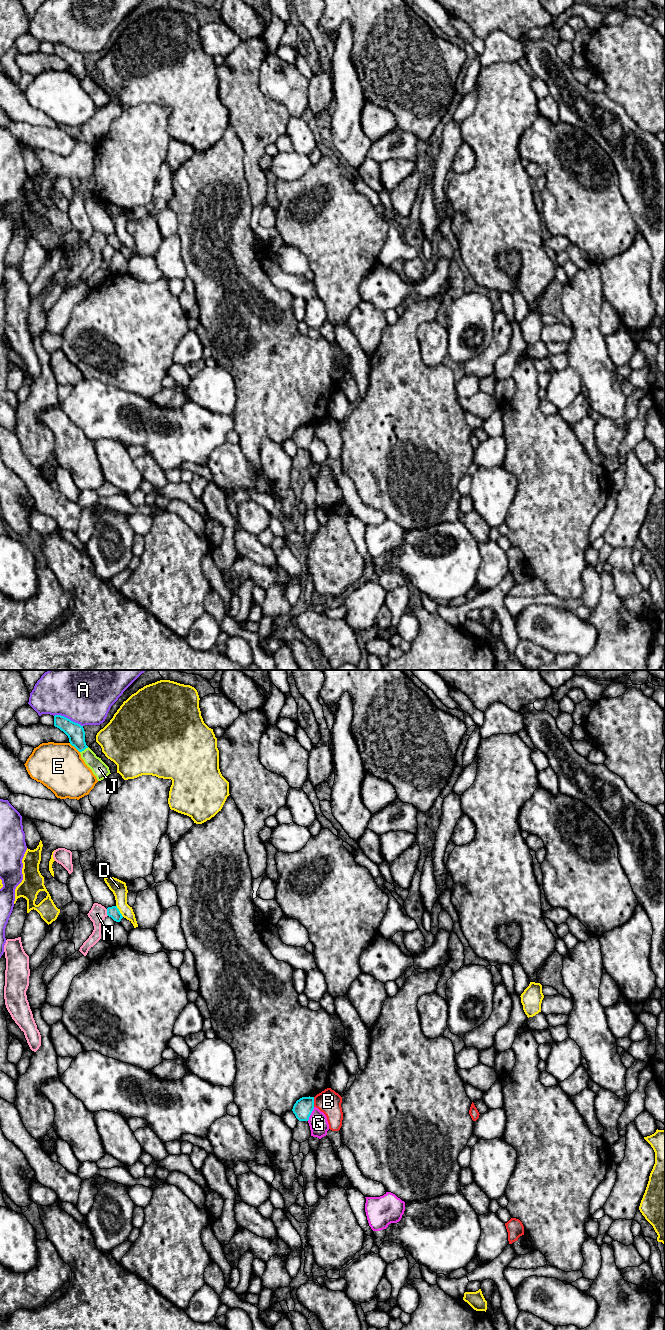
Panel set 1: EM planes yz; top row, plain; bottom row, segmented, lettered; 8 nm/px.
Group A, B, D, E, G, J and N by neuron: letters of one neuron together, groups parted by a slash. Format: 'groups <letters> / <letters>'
groups A / B / D / E / G / J / N

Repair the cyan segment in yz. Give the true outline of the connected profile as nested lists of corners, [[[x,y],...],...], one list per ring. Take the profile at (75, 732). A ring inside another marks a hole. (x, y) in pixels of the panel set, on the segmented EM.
[[[54,716],[54,726],[63,731],[69,738],[69,742],[79,752],[84,751],[88,746],[85,742],[85,731],[83,726],[61,716]]]

